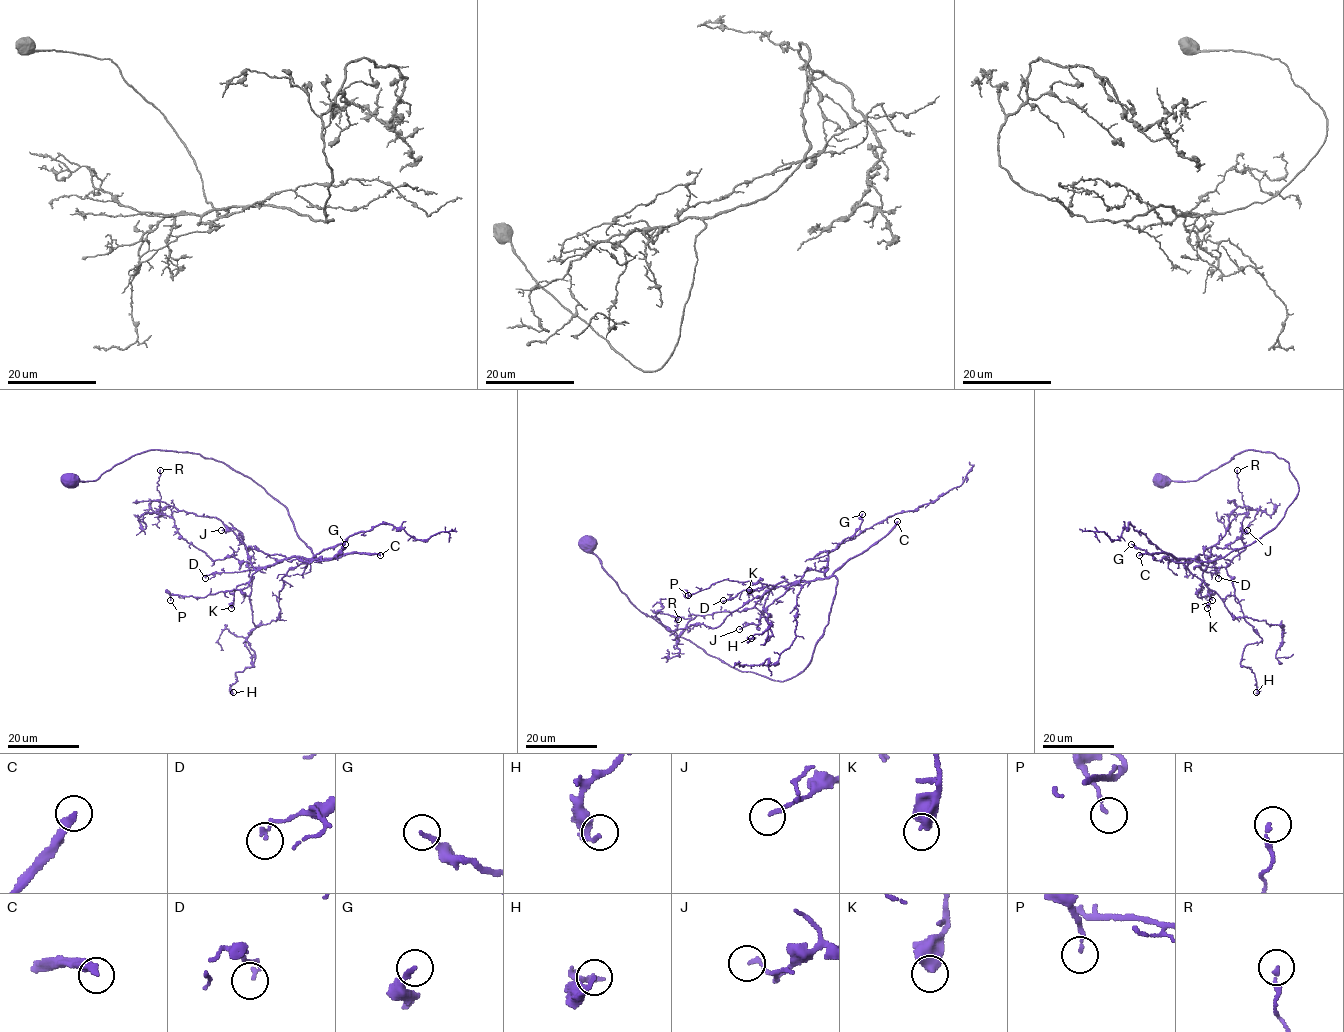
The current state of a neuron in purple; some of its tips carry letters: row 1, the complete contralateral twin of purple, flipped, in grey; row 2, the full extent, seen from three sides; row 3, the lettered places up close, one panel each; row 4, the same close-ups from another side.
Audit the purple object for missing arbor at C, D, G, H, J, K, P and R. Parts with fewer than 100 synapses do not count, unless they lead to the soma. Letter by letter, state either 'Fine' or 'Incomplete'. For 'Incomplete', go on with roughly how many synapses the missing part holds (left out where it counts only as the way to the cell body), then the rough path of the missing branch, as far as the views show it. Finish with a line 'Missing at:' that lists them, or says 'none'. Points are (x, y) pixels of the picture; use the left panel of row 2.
C: Incomplete. Roughly 400 synapses. Course of what is missing: (380, 555), (392, 552), (401, 526), (388, 474), (418, 437), (432, 443), (440, 497), (409, 466), (389, 464)
D: Fine
G: Fine
H: Fine
J: Fine
K: Fine
P: Fine
R: Fine
Missing at: C

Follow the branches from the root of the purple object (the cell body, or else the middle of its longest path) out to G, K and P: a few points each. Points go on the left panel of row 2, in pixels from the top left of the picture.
G: (68, 479), (95, 481), (150, 450), (194, 453), (275, 498), (320, 562), (309, 562), (331, 559), (345, 544)
K: (68, 479), (168, 450), (258, 483), (320, 562), (258, 569), (231, 608)
P: (68, 479), (150, 450), (220, 461), (286, 508), (320, 562), (283, 558), (243, 589), (170, 600)

